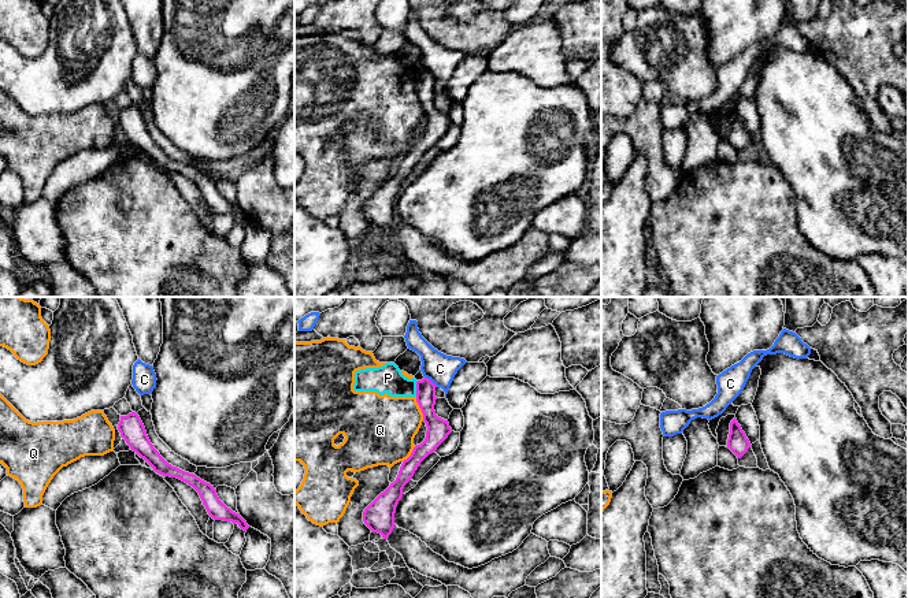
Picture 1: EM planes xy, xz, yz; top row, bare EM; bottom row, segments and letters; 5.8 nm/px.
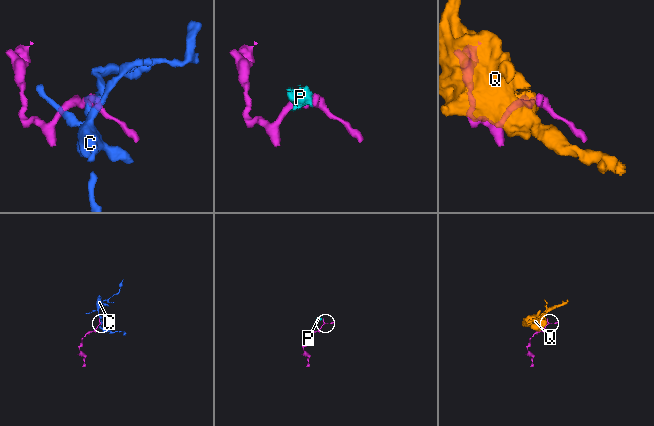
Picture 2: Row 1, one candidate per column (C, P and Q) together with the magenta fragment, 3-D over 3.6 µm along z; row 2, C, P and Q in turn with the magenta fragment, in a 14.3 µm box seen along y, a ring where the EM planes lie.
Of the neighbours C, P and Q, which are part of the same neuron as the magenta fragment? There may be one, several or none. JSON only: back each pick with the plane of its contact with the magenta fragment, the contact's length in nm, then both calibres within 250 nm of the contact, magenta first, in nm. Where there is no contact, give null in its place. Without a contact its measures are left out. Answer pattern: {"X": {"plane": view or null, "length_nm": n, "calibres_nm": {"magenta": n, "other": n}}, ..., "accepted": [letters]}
{"accepted": []}

